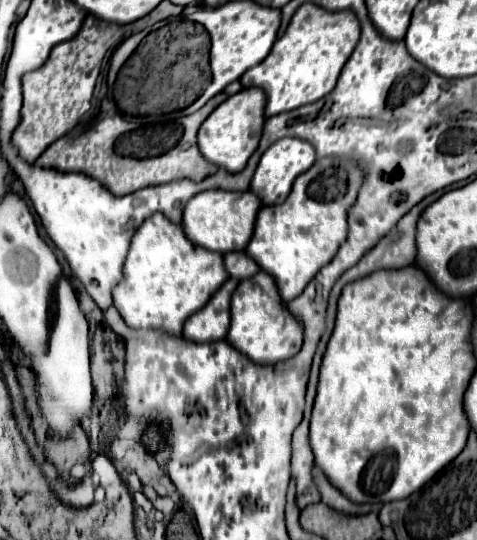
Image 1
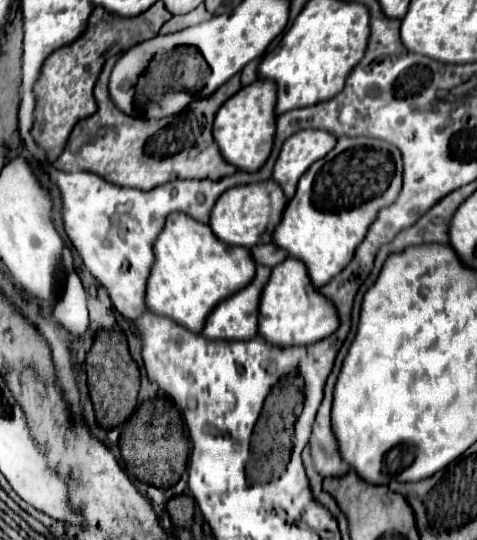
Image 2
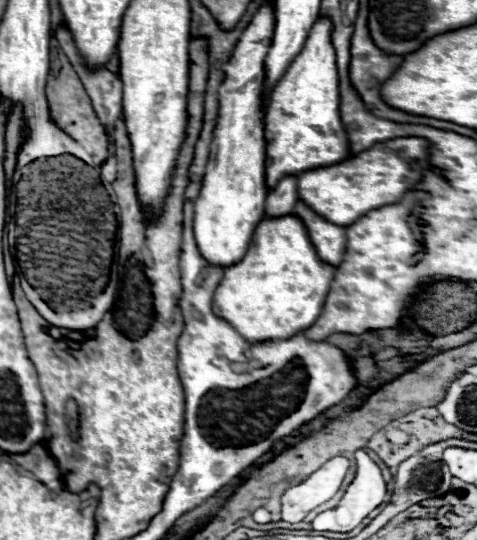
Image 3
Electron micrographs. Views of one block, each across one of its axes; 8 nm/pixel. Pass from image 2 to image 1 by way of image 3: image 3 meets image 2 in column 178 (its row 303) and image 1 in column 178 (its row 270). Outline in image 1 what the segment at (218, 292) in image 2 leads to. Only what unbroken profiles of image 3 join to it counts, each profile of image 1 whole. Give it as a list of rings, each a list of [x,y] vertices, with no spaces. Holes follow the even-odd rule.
[[[156,212],[132,238],[124,280],[112,292],[114,306],[130,328],[162,328],[170,334],[182,334],[186,318],[198,312],[226,278],[222,254],[188,244],[184,230]]]

